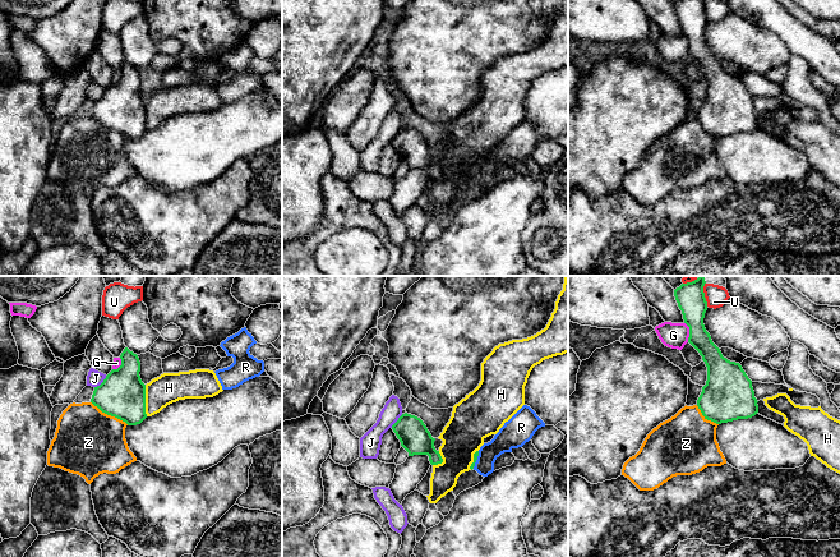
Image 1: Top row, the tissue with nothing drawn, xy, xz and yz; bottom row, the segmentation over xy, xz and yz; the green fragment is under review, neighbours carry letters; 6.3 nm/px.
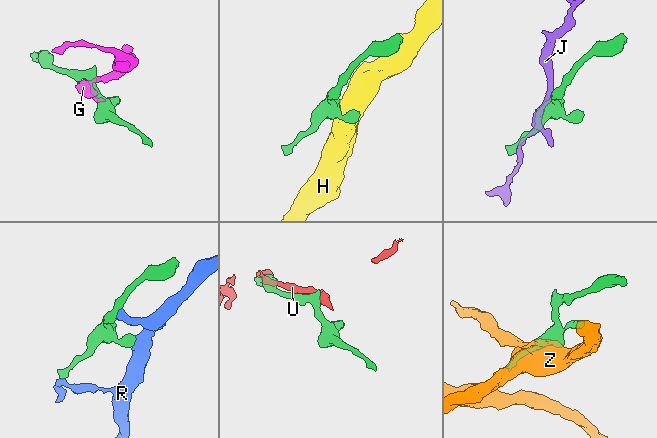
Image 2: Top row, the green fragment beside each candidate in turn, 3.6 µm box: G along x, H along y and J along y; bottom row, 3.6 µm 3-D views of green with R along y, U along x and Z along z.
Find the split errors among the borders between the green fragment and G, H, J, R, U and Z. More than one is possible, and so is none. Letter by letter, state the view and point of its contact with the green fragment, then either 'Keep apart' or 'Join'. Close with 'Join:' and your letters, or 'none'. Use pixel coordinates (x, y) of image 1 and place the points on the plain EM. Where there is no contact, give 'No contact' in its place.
G: Touches green at yz (690, 46). Keep apart
H: Touches green at xy (144, 114). Keep apart
J: Touches green at xy (102, 96). Keep apart
R: Touches green at xz (476, 173). Keep apart
U: Touches green at yz (704, 10). Keep apart
Z: Touches green at xy (110, 128). Keep apart
Join: none

